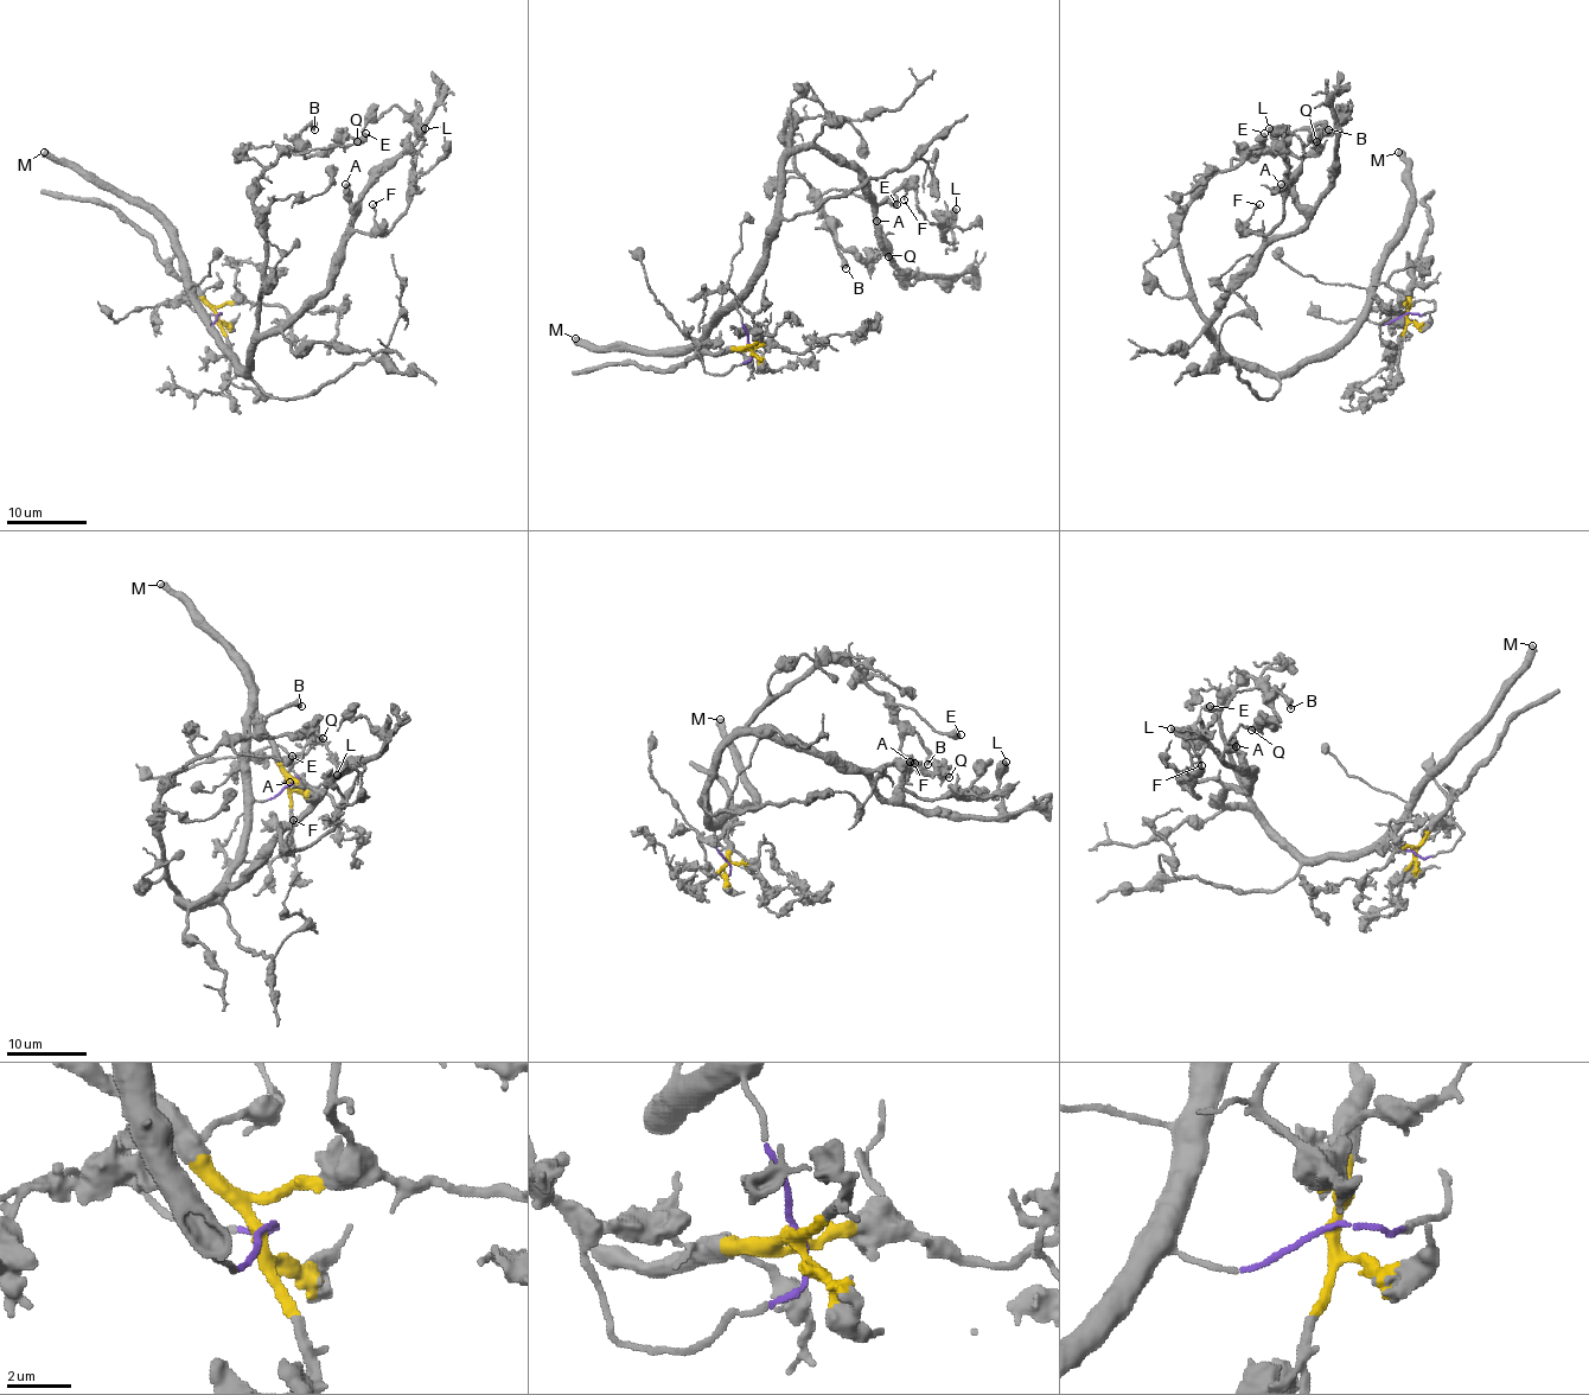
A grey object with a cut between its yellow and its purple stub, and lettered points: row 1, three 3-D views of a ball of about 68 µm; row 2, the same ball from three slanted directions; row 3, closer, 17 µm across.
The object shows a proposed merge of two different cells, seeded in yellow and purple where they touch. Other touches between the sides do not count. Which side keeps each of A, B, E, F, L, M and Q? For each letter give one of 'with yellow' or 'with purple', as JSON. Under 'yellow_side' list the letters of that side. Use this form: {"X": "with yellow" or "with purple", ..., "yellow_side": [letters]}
{"A": "with purple", "B": "with purple", "E": "with purple", "F": "with purple", "L": "with purple", "M": "with purple", "Q": "with purple", "yellow_side": []}

